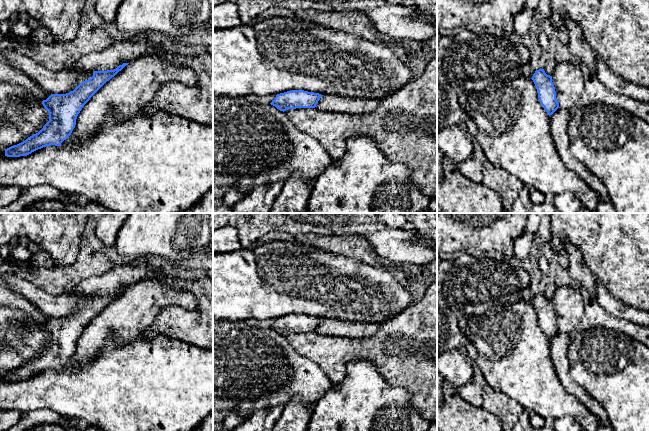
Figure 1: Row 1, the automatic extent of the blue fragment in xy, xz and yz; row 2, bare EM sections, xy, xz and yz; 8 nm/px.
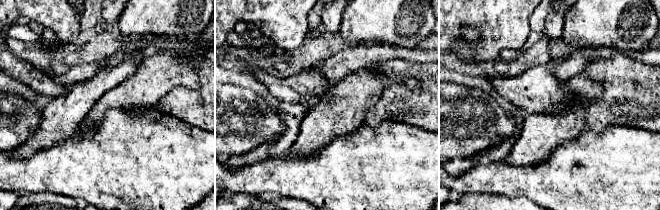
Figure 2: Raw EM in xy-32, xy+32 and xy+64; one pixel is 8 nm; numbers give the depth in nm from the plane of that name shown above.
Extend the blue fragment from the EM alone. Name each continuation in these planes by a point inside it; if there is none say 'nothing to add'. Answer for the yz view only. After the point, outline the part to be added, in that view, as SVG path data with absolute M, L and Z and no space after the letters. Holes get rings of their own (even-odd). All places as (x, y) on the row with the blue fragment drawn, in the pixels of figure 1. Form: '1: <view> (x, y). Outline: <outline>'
nothing to add

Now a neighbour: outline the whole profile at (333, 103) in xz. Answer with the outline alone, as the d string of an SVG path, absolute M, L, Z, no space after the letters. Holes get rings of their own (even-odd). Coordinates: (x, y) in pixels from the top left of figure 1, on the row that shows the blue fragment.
M323 95L315 108L320 111L362 115L374 111L379 101L380 100L373 98L350 98L338 95Z

